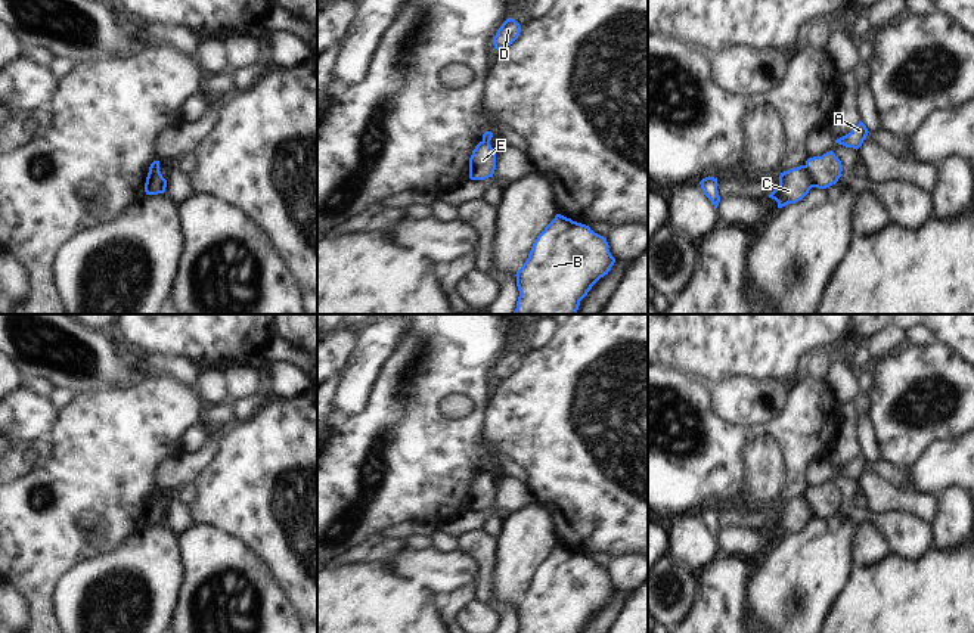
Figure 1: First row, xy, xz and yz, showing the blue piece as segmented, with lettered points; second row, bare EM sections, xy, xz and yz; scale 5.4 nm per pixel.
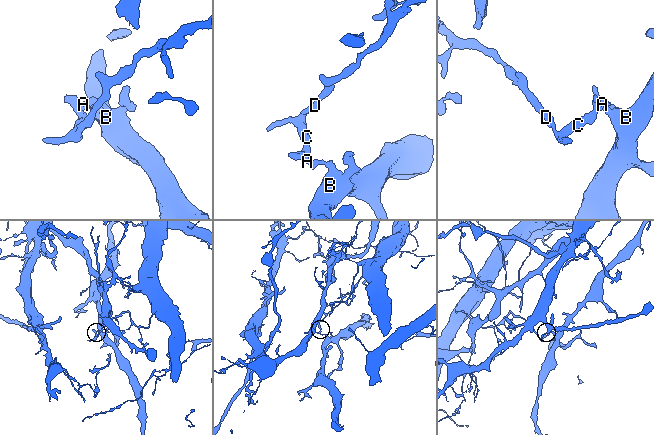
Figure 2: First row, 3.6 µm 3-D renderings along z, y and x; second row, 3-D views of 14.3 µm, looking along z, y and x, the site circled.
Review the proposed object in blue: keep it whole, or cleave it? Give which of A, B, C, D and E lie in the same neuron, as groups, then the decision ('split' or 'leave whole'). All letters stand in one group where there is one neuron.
groups A B E / C D; split

